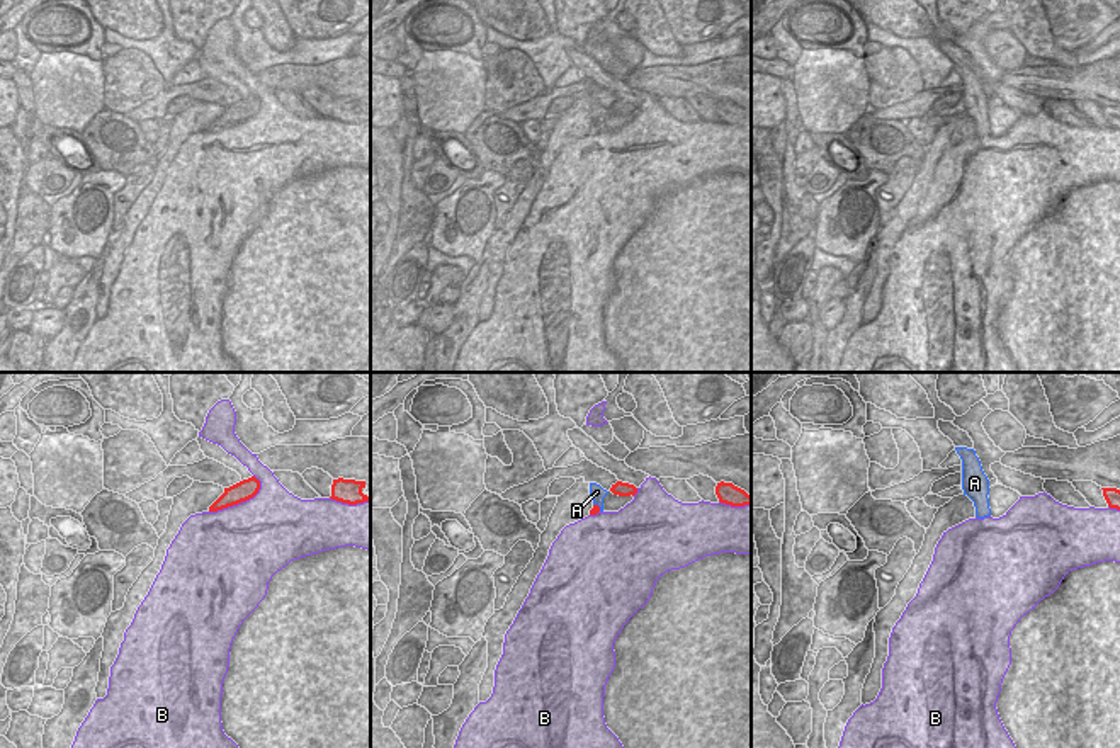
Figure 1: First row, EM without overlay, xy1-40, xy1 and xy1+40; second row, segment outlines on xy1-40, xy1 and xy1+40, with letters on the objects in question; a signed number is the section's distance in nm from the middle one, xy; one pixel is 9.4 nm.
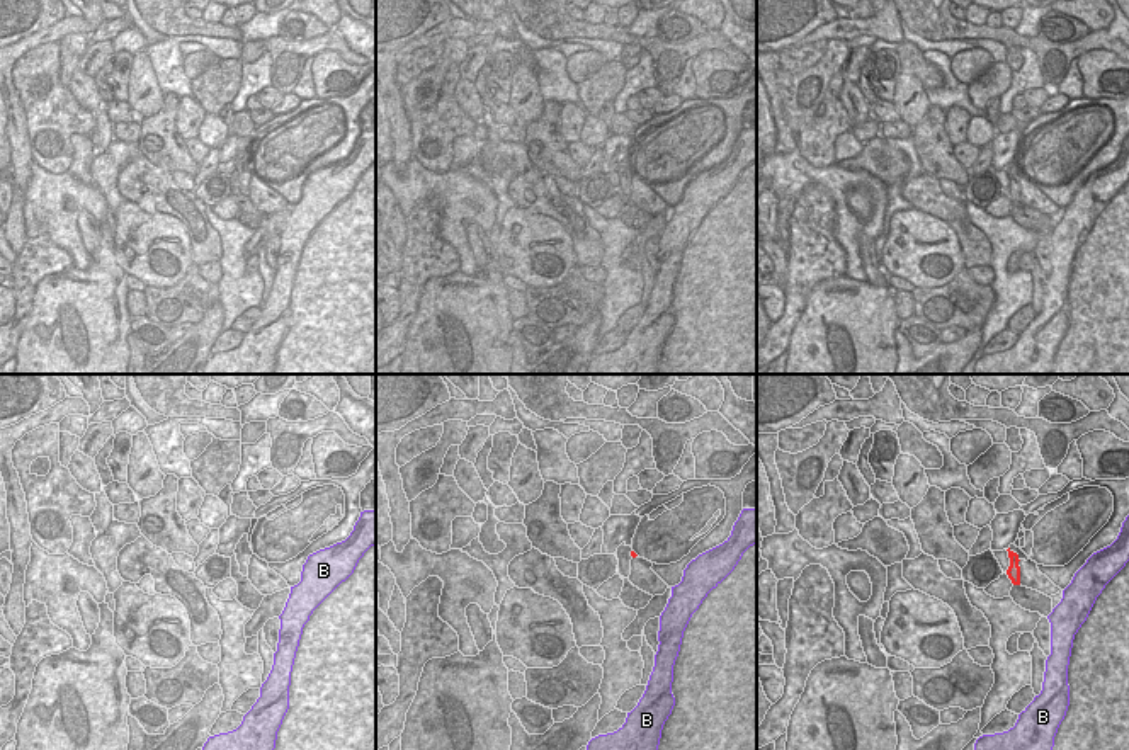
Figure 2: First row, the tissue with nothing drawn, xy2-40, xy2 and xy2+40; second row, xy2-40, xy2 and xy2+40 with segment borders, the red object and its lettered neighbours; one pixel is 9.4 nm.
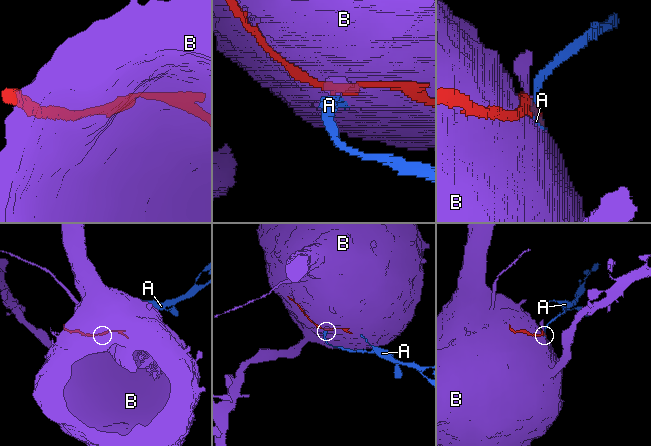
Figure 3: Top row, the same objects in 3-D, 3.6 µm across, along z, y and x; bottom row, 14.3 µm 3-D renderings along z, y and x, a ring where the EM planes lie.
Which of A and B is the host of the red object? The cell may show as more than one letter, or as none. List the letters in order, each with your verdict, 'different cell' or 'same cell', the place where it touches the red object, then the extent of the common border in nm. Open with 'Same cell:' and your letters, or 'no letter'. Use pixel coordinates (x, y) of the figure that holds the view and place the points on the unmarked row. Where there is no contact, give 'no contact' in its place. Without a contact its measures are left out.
Same cell: no letter
A: different cell; meets red in xy1 at (599, 126); contact 110 nm long
B: different cell; meets red in xy1-40 at (238, 121); contact 600 nm long

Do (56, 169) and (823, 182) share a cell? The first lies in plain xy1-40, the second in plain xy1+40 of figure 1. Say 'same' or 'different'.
same

